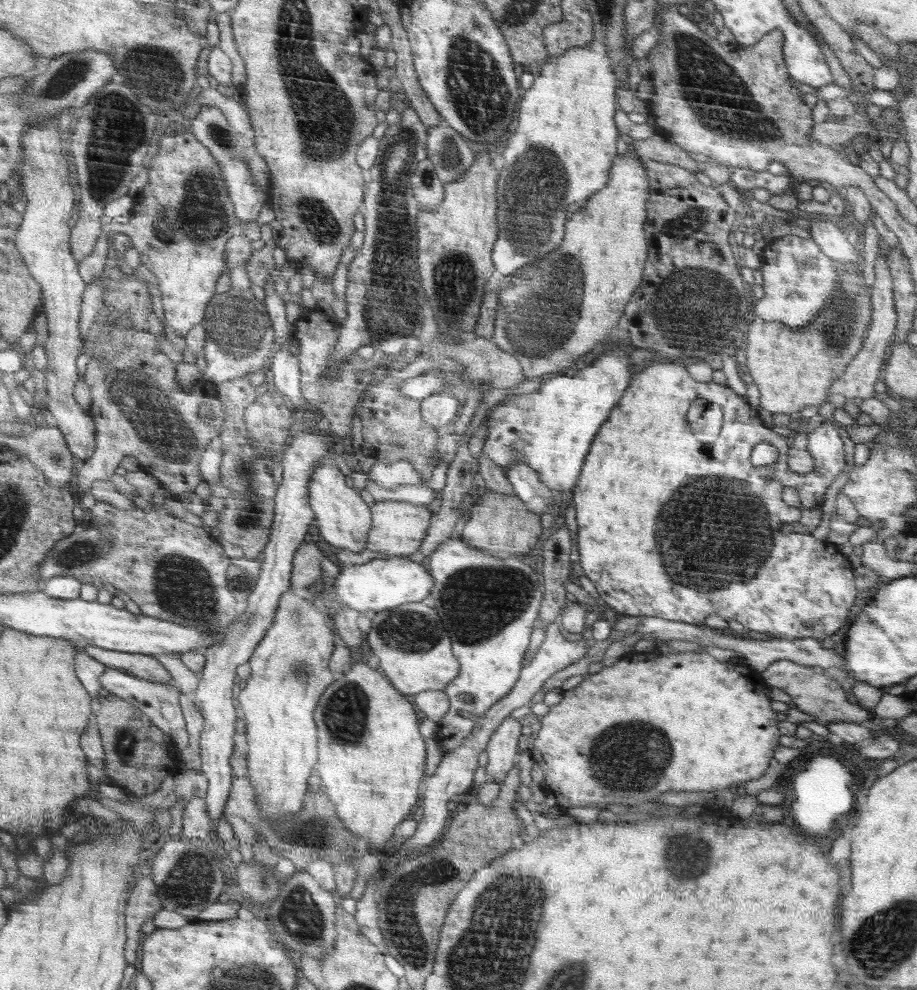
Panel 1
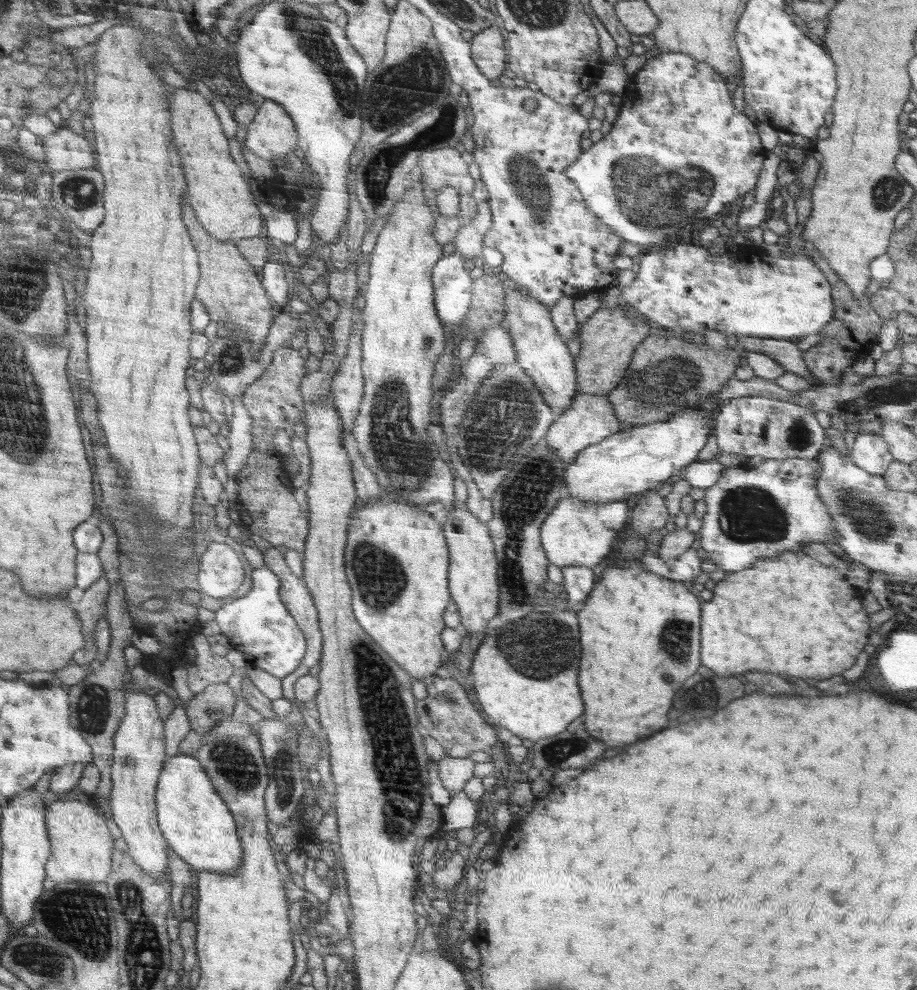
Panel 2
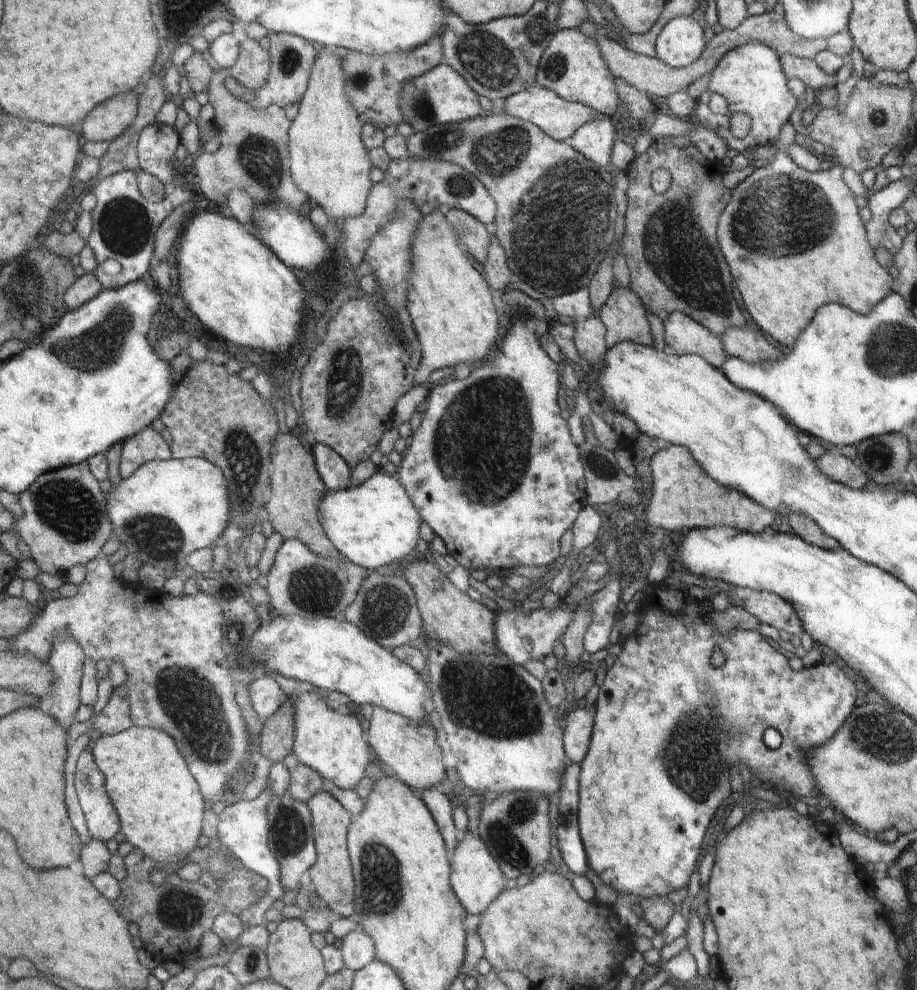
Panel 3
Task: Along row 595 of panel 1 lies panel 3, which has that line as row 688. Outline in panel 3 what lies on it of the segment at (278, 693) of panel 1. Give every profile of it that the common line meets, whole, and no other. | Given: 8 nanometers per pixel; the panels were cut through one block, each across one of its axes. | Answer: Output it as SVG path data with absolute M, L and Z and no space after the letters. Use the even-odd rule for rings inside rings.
M266 672L284 689L284 694L294 702L294 746L292 753L300 763L305 764L326 780L332 780L340 789L354 789L364 776L366 766L370 764L370 748L362 740L360 722L354 716L338 714L336 708L326 706L322 700L314 700L313 692L301 692L294 680Z

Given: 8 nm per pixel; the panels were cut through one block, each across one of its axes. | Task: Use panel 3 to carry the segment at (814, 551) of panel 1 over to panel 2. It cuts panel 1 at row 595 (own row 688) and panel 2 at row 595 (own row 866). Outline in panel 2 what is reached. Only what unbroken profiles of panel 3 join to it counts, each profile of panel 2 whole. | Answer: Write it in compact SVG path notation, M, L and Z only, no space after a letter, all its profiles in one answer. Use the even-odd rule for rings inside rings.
M641 559L631 560L627 563L610 564L608 569L602 573L600 580L595 583L592 592L588 596L585 606L577 612L580 620L580 634L582 634L582 662L580 662L580 690L584 690L584 724L588 734L596 738L607 746L626 746L636 740L642 740L646 736L652 736L652 732L660 732L668 724L668 710L672 708L672 698L676 690L688 680L696 670L700 668L700 602L698 598L688 592L680 581L670 580L663 576L658 576L653 572L648 572L643 566Z

